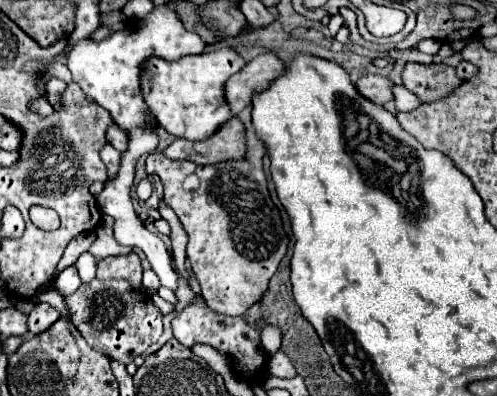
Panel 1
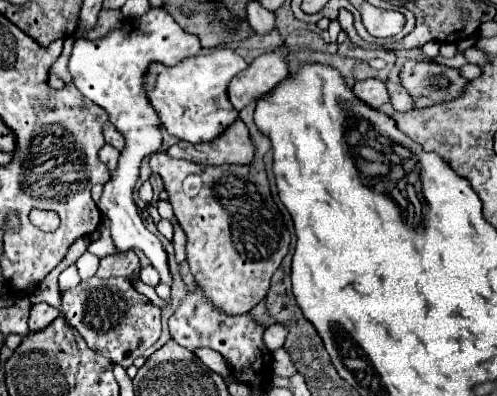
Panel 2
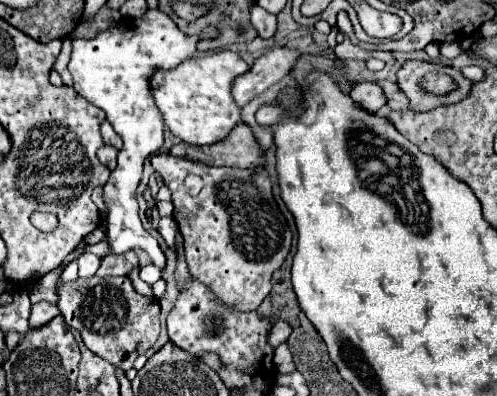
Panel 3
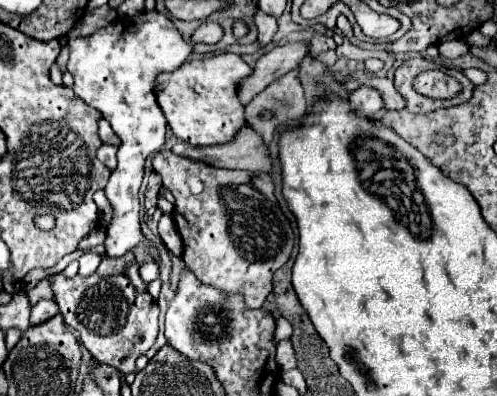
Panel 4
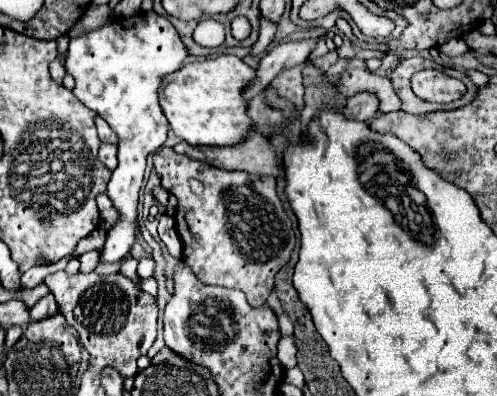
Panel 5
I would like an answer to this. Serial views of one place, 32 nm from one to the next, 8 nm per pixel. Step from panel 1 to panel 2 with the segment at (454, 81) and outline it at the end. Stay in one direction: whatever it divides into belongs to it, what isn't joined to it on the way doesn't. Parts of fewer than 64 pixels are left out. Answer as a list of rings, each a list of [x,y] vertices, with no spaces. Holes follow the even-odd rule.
[[[408,60],[400,72],[400,80],[402,86],[414,96],[416,100],[416,108],[424,108],[424,106],[432,106],[450,98],[460,96],[462,88],[468,84],[468,80],[464,80],[456,68],[444,66],[444,64],[436,64],[436,62],[416,62],[416,60]],[[436,78],[444,78],[448,80],[448,86],[436,86]]]

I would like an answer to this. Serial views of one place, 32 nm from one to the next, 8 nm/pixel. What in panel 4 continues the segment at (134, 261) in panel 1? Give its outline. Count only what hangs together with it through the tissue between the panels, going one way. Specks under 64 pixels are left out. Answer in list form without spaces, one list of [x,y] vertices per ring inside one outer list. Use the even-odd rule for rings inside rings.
[[[128,252],[126,256],[120,256],[120,258],[102,258],[96,274],[100,276],[112,276],[112,274],[124,274],[126,272],[126,266],[134,262],[134,254]]]

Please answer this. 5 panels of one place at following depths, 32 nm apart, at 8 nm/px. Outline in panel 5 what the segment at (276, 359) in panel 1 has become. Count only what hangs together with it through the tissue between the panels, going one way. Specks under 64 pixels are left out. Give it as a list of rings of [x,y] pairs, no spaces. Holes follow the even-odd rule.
[[[292,336],[282,338],[282,340],[278,342],[278,360],[280,360],[280,364],[282,364],[286,370],[296,366],[296,348],[294,348]]]

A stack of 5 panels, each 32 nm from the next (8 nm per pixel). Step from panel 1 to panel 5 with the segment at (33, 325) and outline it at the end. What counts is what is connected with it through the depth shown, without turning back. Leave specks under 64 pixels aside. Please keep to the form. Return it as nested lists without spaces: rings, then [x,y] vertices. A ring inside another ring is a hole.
[[[48,294],[48,296],[40,298],[40,300],[36,302],[36,306],[30,310],[30,322],[44,320],[44,318],[48,318],[48,316],[54,316],[56,312],[58,312],[58,304],[56,304],[54,296]]]

